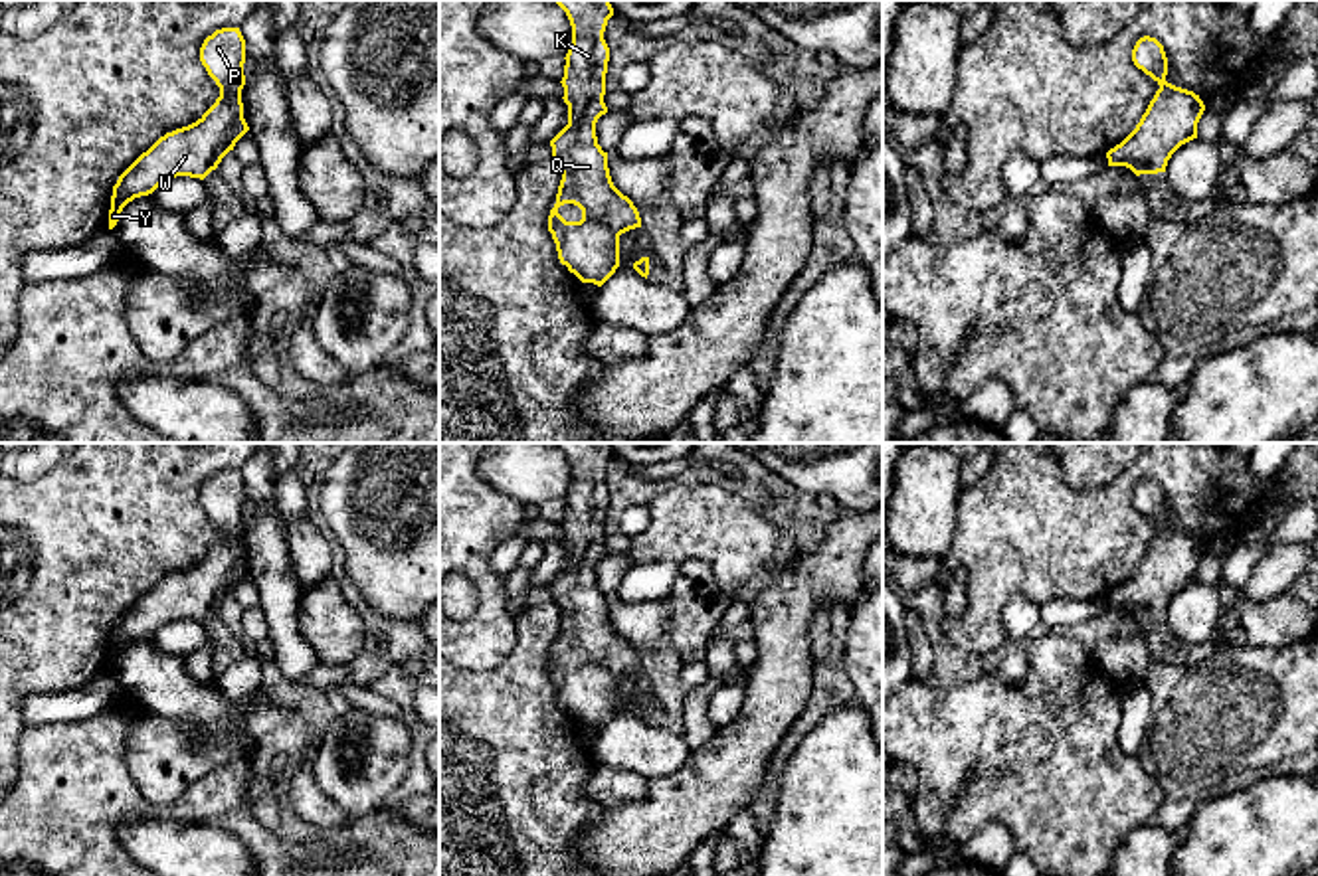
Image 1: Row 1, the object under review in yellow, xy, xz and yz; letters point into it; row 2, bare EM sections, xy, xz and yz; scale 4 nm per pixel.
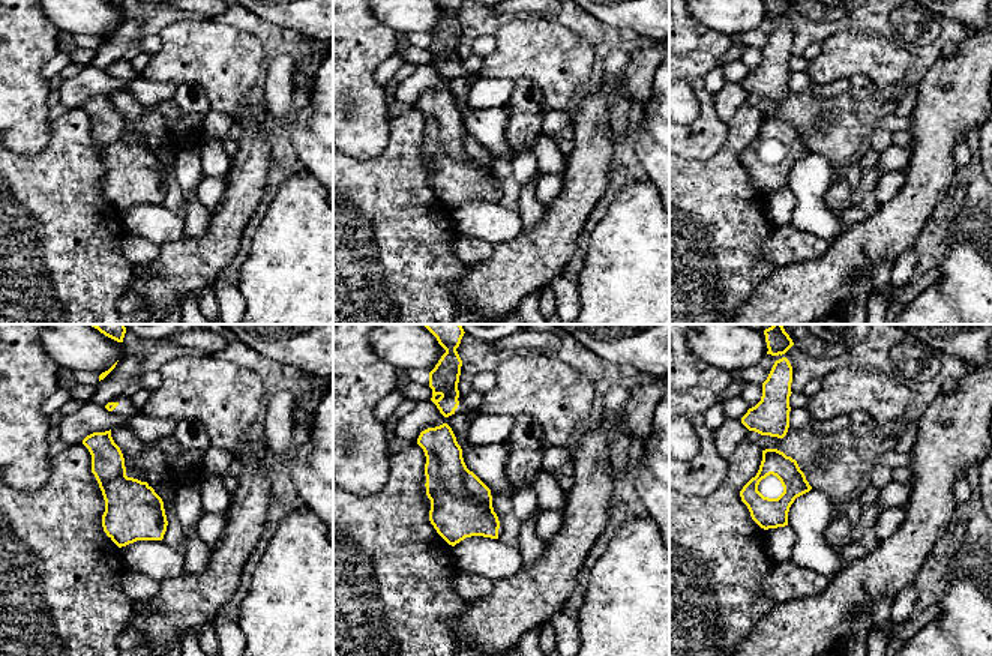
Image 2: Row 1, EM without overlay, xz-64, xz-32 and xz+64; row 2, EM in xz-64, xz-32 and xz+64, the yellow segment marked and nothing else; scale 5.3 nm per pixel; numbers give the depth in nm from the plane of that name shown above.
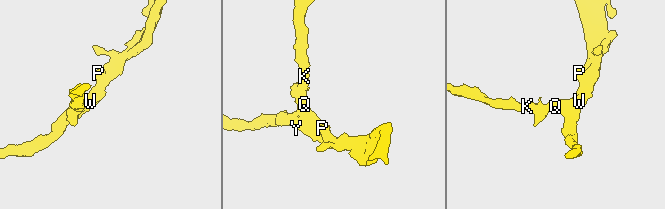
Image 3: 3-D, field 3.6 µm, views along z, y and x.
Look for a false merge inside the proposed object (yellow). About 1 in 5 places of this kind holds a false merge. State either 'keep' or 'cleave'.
keep

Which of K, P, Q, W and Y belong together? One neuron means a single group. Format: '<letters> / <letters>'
K P Q W Y

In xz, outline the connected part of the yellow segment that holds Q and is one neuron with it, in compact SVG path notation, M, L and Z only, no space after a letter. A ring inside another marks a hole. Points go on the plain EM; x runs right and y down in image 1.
M554 443L568 459L572 486L564 508L564 546L568 548L568 568L550 583L552 603L560 609L562 623L556 647L548 658L548 674L556 686L558 702L582 726L602 730L619 710L619 678L641 670L641 660L633 645L612 625L608 595L596 579L596 566L608 556L604 546L610 490L604 482L608 463L613 459L610 443ZM574 647L582 653L580 664L566 664L558 651Z

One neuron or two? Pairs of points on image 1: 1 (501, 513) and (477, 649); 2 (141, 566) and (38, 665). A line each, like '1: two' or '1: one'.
1: one
2: one

